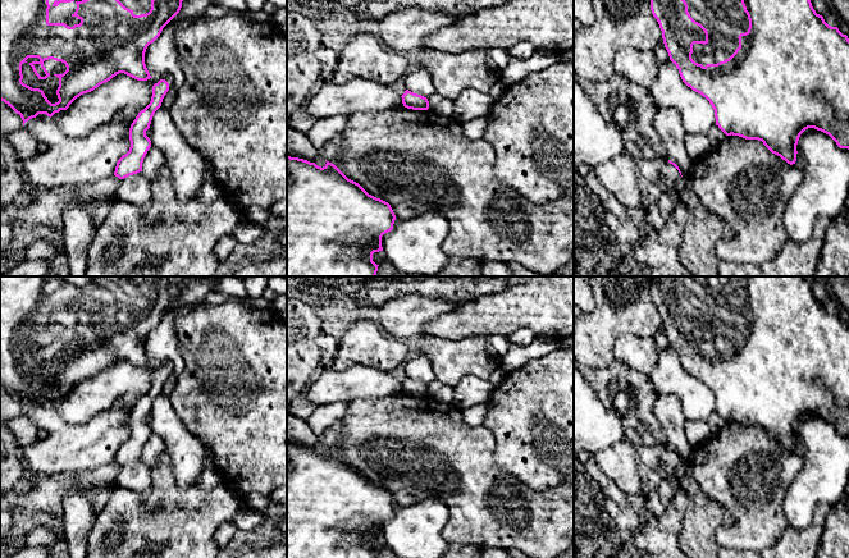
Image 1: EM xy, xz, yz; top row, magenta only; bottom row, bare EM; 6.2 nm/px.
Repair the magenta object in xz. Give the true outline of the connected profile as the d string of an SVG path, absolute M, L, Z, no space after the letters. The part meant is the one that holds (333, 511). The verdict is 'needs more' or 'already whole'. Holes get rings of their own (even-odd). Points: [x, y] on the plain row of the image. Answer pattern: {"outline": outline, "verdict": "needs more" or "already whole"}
{"outline": "M287 443L287 558L378 558L373 540L383 538L382 523L393 516L391 491L369 481L334 450L321 454L303 445Z", "verdict": "already whole"}

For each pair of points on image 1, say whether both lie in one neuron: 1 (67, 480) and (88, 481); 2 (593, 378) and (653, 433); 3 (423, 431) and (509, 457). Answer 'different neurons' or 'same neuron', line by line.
1: same neuron
2: same neuron
3: different neurons

